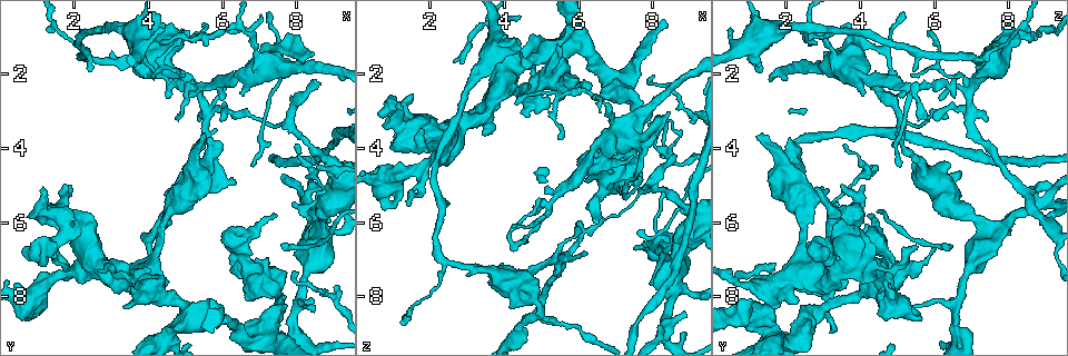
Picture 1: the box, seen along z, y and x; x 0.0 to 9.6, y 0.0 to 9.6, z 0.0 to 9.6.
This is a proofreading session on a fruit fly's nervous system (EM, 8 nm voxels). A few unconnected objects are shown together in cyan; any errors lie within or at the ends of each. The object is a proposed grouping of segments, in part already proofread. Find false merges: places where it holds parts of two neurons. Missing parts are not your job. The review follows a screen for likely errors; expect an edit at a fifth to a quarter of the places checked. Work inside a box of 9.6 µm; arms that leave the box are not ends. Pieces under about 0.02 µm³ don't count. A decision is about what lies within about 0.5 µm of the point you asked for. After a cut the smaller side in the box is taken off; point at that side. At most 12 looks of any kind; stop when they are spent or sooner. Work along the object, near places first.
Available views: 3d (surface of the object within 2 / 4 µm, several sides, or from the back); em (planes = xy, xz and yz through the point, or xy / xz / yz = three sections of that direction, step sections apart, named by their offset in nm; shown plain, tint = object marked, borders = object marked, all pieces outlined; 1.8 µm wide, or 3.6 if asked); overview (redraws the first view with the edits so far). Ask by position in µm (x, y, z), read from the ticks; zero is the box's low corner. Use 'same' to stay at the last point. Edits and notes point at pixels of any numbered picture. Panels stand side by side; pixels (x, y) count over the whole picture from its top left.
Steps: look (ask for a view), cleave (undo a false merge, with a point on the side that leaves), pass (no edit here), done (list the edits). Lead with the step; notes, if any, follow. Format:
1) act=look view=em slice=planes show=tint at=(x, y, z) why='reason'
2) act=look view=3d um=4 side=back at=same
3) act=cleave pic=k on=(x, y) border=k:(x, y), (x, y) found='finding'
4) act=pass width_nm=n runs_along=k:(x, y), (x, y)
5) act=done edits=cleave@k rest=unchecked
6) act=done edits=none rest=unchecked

act=look view=3d um=4 at=(8.70, 6.25, 7.45) why='abrupt turn'

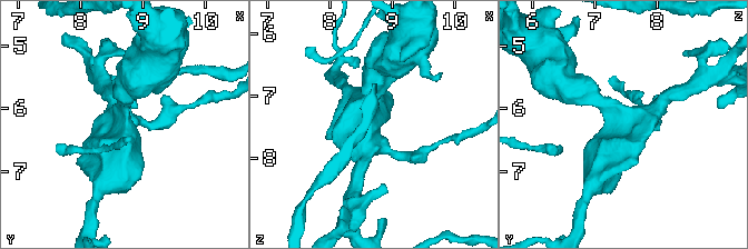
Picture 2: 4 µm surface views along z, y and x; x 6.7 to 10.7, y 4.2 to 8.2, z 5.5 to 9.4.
act=look view=em um=3.6 slice=xy step=4 show=tint at=(8.65, 6.25, 7.45) why='now the EM'

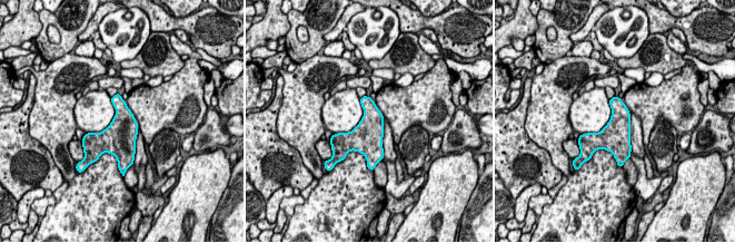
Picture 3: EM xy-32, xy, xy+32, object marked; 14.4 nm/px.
act=look view=em um=3.6 slice=planes show=borders at=same why='another direction'

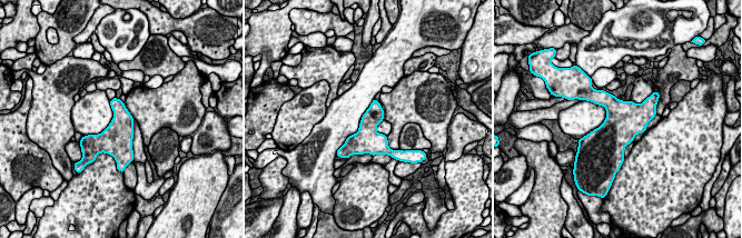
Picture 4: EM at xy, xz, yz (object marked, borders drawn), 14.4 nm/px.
act=pass found='continuous, no second neuron'

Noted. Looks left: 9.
act=look view=em um=3.6 slice=planes show=borders at=(7.65, 1.30, 4.00) why='sudden change in width'

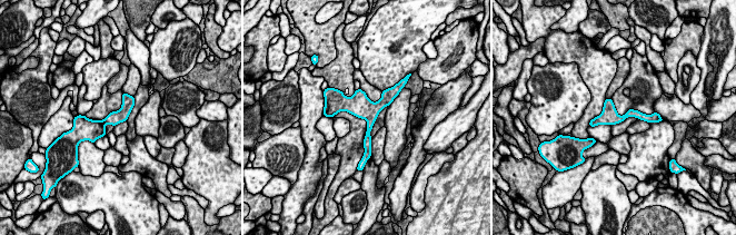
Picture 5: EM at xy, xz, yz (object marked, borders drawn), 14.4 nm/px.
act=pass runs_along=5:(648, 117), (627, 114), (592, 124) found='all the same neuron'

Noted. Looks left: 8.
act=look view=em slice=planes show=plain at=(5.80, 8.65, 0.85) why='thin neck'

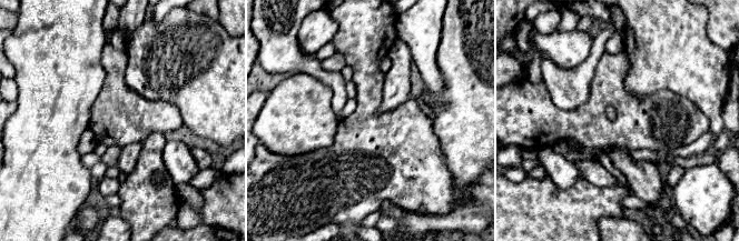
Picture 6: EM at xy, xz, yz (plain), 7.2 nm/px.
act=look view=em slice=planes show=tint at=same

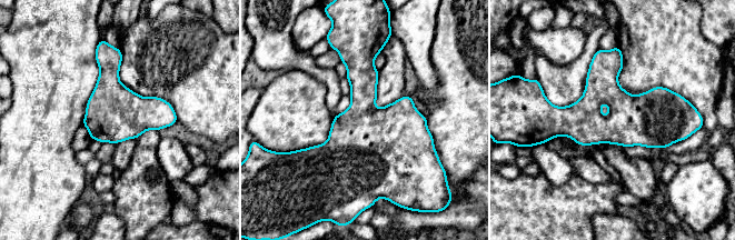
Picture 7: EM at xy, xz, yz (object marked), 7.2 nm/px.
act=pass width_nm=420 found='one neuron here'

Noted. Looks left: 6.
act=look view=3d um=4 at=(4.35, 8.05, 1.80) why='thick turns thin'

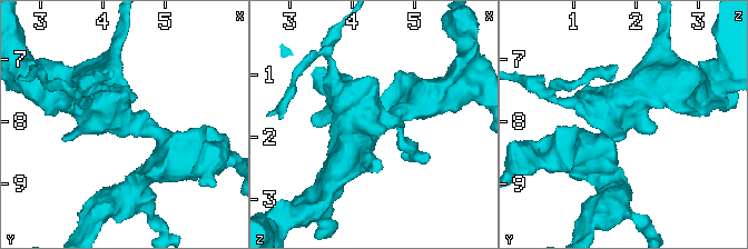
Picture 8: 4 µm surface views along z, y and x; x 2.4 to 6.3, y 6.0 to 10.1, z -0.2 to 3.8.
act=look view=em um=3.6 slice=planes show=borders at=(4.40, 8.00, 1.75) why='need the tissue'

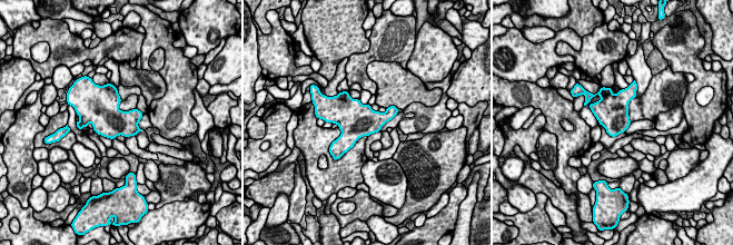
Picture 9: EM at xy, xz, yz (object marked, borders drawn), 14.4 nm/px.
act=pass found='all the same neuron'

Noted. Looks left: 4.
act=look view=3d um=2 at=(3.40, 7.40, 3.20) why='three-way junction'

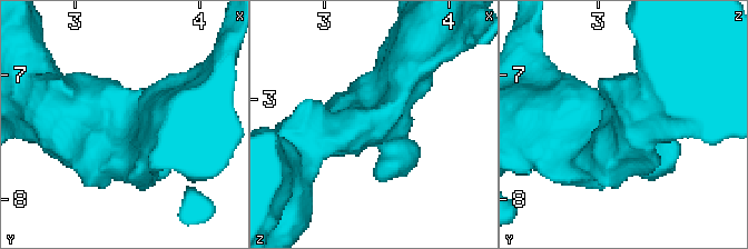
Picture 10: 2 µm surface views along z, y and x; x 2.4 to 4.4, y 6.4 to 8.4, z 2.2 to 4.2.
act=look view=em slice=xy step=16 show=tint at=(3.44, 7.46, 3.18) why='now the EM'

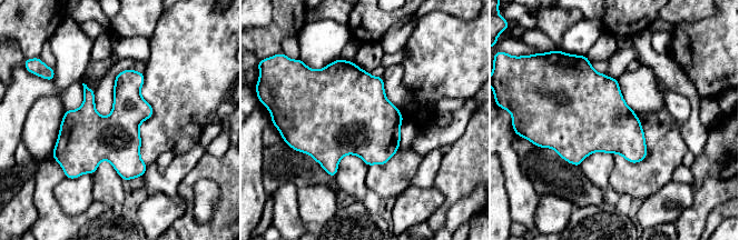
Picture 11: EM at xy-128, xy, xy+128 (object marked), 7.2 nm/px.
act=look view=em slice=yz step=16 show=tint at=same why='another direction'

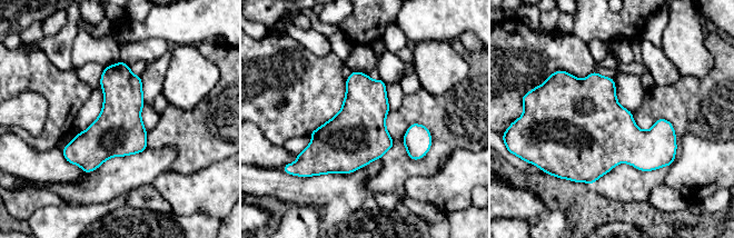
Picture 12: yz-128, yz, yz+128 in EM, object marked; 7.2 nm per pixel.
act=pass found='one neuron here'

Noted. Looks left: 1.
act=done edits=none rest=unchecked

